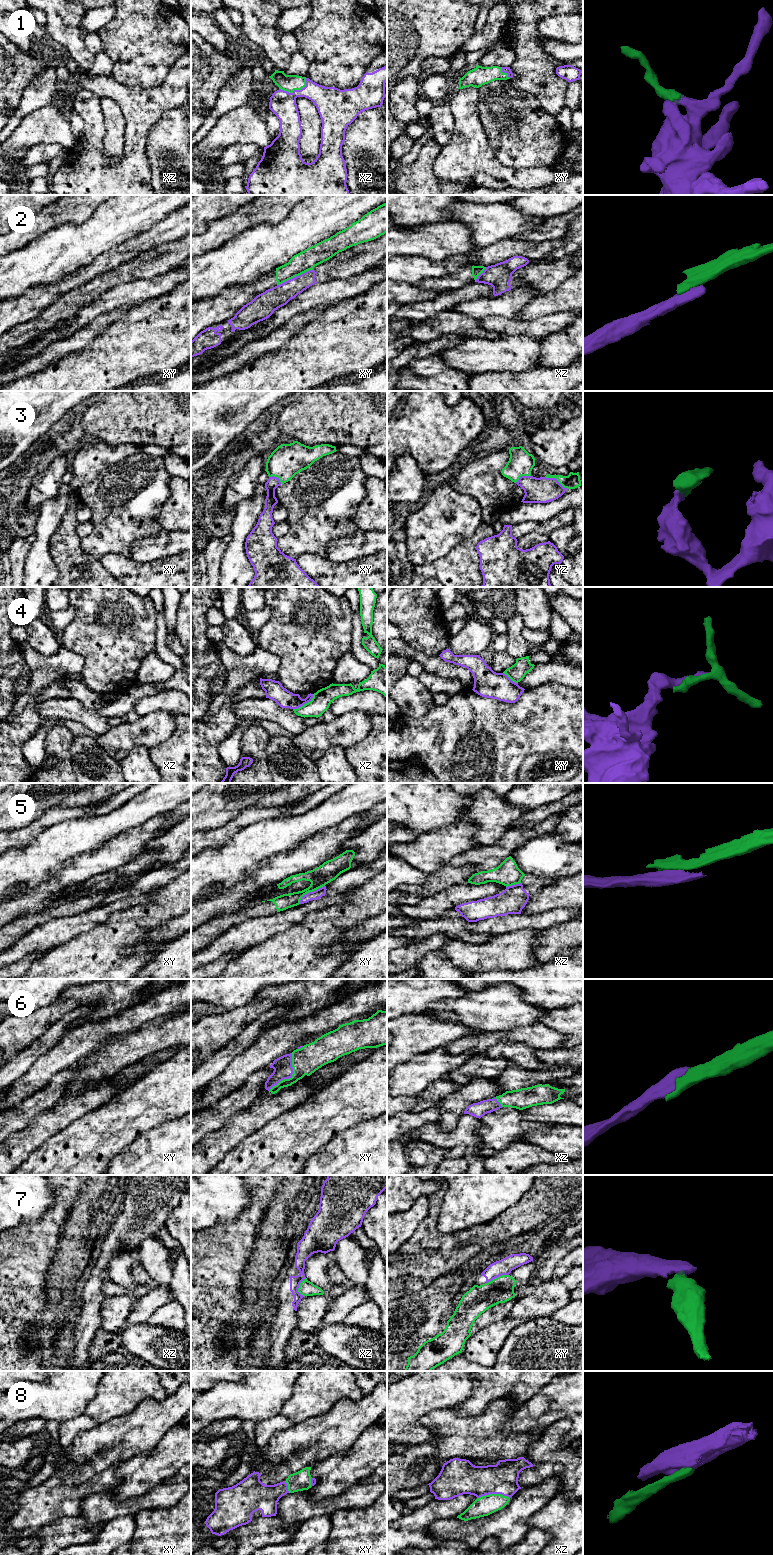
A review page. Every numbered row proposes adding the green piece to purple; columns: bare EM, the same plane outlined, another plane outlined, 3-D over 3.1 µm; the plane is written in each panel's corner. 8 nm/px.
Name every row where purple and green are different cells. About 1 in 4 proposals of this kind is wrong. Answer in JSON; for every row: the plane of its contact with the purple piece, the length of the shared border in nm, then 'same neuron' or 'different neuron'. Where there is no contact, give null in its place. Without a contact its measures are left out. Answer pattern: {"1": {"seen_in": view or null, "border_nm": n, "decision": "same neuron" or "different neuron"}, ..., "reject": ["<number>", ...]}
{"1": {"seen_in": "xz", "border_nm": 240, "decision": "same neuron"}, "2": {"seen_in": "xy", "border_nm": 320, "decision": "different neuron"}, "3": {"seen_in": "yz", "border_nm": 200, "decision": "same neuron"}, "4": {"seen_in": "xz", "border_nm": 200, "decision": "different neuron"}, "5": {"seen_in": "xy", "border_nm": 260, "decision": "different neuron"}, "6": {"seen_in": "xy", "border_nm": 360, "decision": "same neuron"}, "7": {"seen_in": "xy", "border_nm": 200, "decision": "different neuron"}, "8": {"seen_in": "xz", "border_nm": 260, "decision": "same neuron"}, "reject": ["2", "4", "5", "7"]}

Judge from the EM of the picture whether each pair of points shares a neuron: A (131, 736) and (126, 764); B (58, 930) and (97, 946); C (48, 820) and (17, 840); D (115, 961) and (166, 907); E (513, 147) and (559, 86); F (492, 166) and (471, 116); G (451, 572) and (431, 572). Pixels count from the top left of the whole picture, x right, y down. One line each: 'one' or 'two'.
A: two
B: two
C: one
D: one
E: two
F: one
G: one

